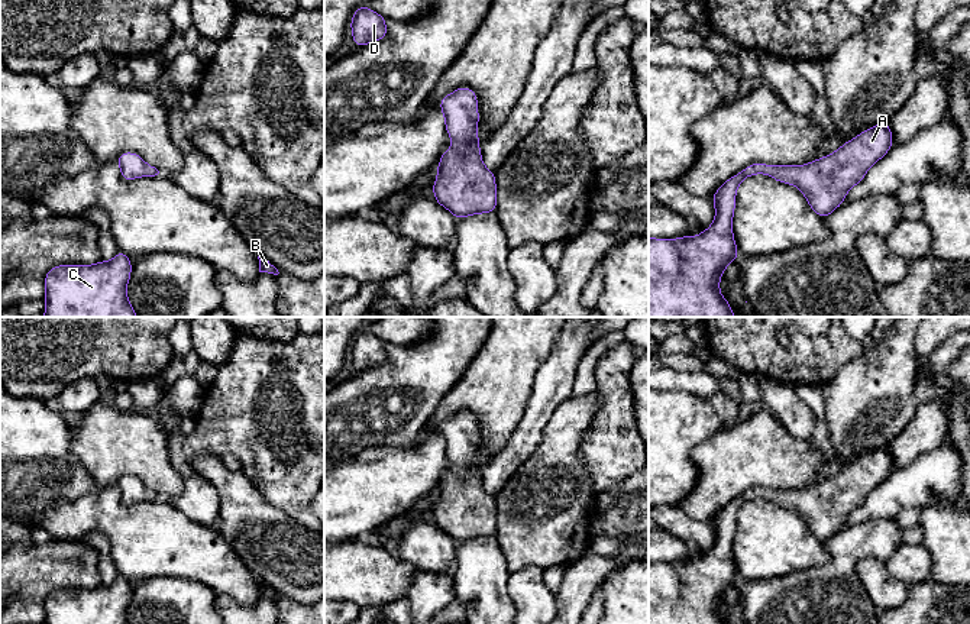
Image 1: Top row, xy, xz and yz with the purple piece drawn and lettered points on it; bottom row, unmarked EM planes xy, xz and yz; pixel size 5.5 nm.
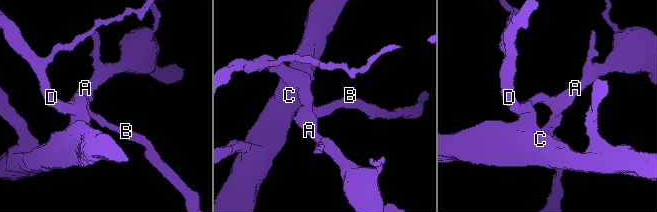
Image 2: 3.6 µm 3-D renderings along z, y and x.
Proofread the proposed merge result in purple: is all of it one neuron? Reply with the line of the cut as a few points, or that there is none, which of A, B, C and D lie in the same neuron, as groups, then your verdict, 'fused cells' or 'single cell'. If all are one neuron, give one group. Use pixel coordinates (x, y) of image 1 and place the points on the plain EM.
cut none; groups A B C D; single cell

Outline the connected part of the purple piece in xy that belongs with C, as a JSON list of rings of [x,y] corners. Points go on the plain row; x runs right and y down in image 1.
[[[119,575],[106,586],[56,589],[45,598],[43,624],[127,624],[132,585]]]

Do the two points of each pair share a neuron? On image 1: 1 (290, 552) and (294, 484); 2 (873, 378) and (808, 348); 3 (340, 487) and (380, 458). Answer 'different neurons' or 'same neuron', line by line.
1: different neurons
2: different neurons
3: same neuron

